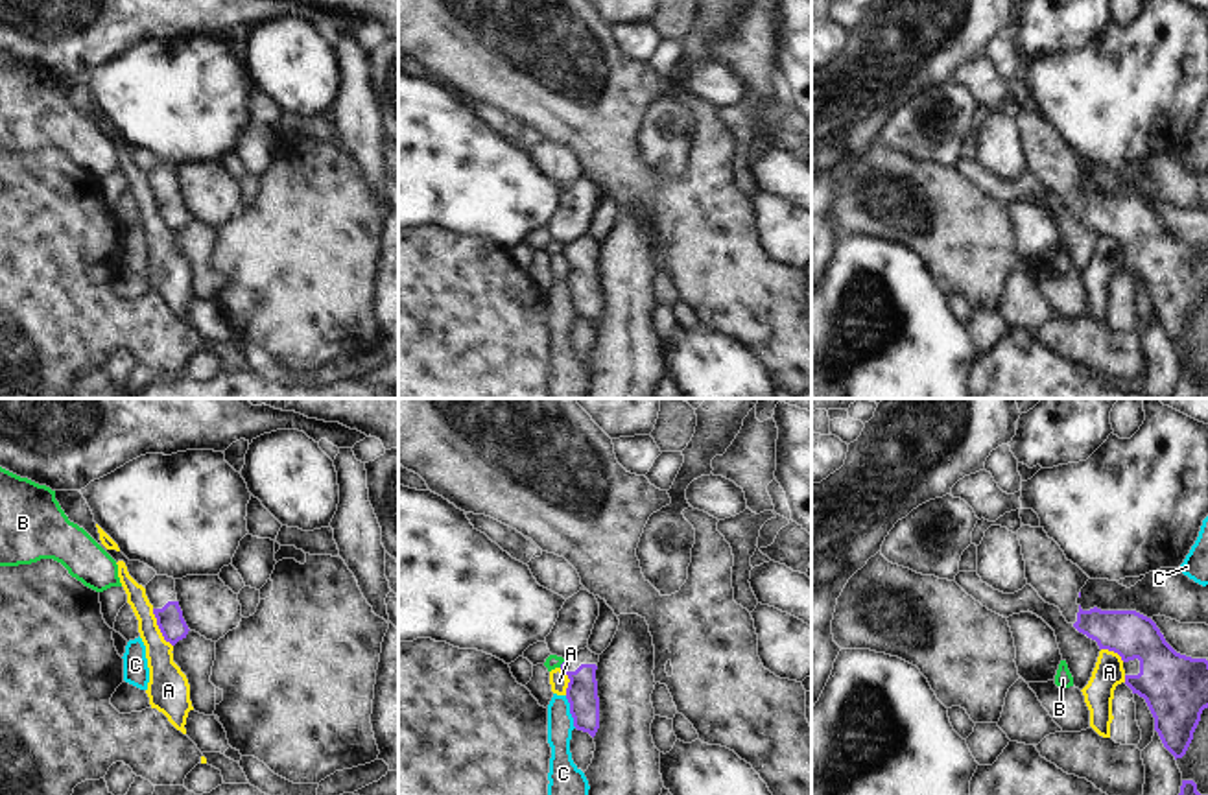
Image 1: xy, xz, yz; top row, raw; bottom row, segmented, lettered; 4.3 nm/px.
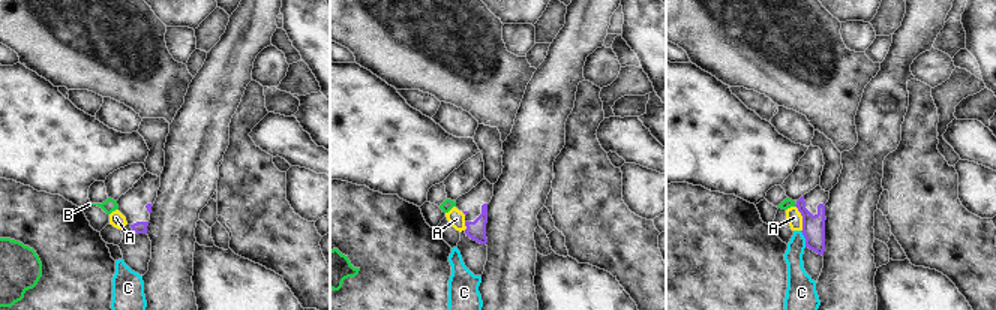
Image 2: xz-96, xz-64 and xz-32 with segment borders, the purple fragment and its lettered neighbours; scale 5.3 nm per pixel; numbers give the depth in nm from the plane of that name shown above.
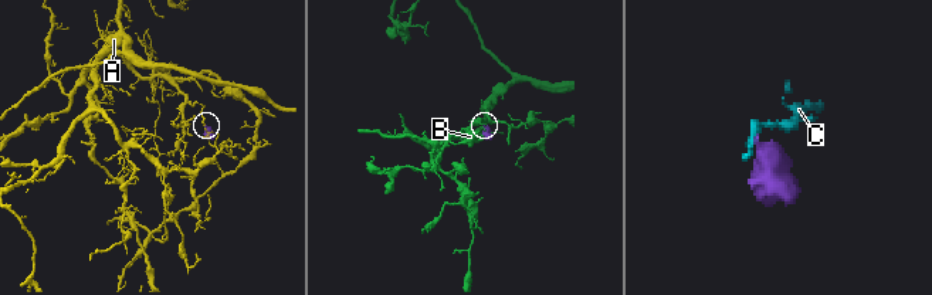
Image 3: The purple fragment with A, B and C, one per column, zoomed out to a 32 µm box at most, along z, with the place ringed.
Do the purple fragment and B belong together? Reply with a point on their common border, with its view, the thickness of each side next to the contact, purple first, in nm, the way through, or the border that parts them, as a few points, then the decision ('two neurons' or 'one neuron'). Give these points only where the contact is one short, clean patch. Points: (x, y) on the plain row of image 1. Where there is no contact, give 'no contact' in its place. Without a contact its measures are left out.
meets purple in xz at (563, 249); 140 nm thick on the purple side, 60 nm on the other; border along xz (565, 246), (559, 253); two neurons

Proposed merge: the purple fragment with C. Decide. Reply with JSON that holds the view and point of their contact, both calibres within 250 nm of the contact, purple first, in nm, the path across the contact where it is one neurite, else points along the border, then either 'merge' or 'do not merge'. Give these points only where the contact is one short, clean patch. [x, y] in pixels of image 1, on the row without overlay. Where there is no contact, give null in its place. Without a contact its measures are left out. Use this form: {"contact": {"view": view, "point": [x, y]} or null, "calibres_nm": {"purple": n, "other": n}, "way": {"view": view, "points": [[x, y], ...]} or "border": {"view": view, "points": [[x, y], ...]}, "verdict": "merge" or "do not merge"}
{"contact": {"view": "xz", "point": [570, 299]}, "calibres_nm": {"purple": 140, "other": 110}, "border": {"view": "xz", "points": [[565, 283], [576, 314]]}, "verdict": "do not merge"}

